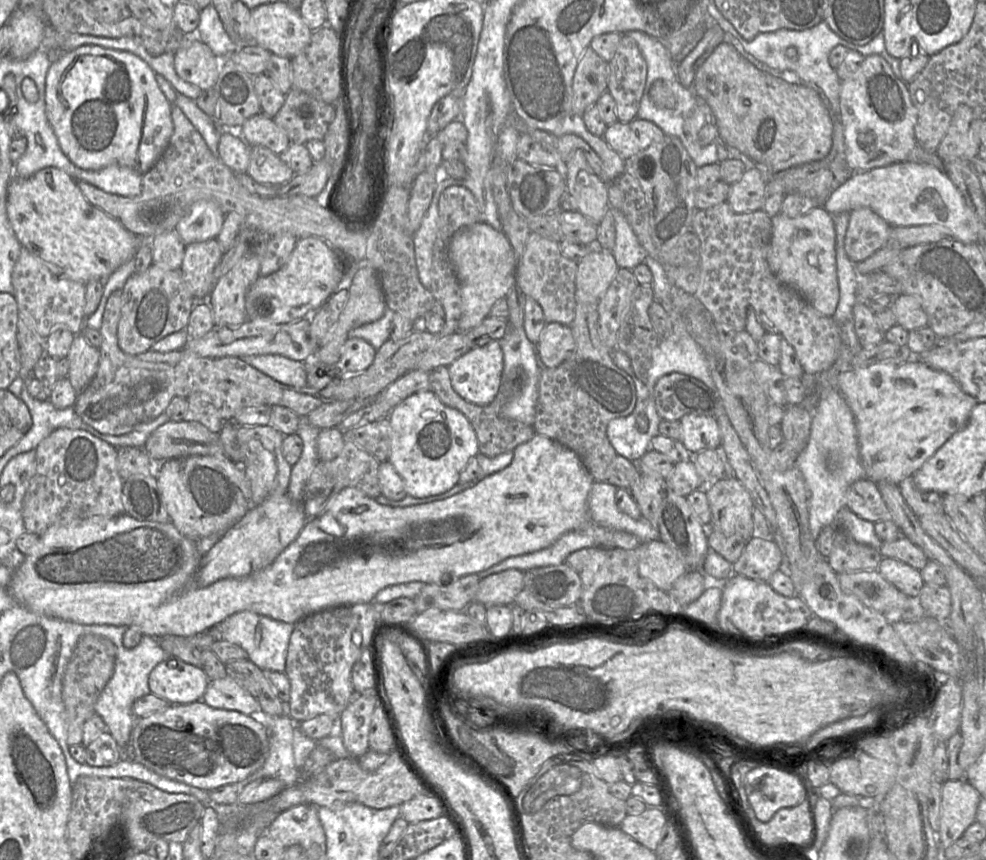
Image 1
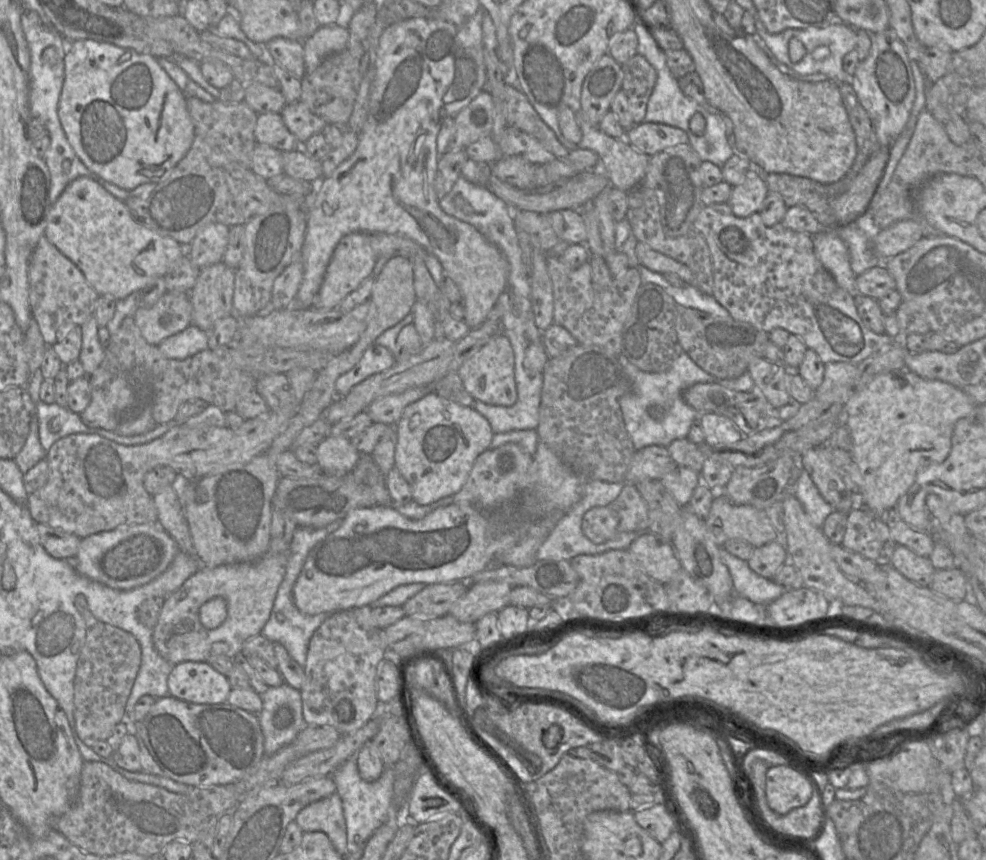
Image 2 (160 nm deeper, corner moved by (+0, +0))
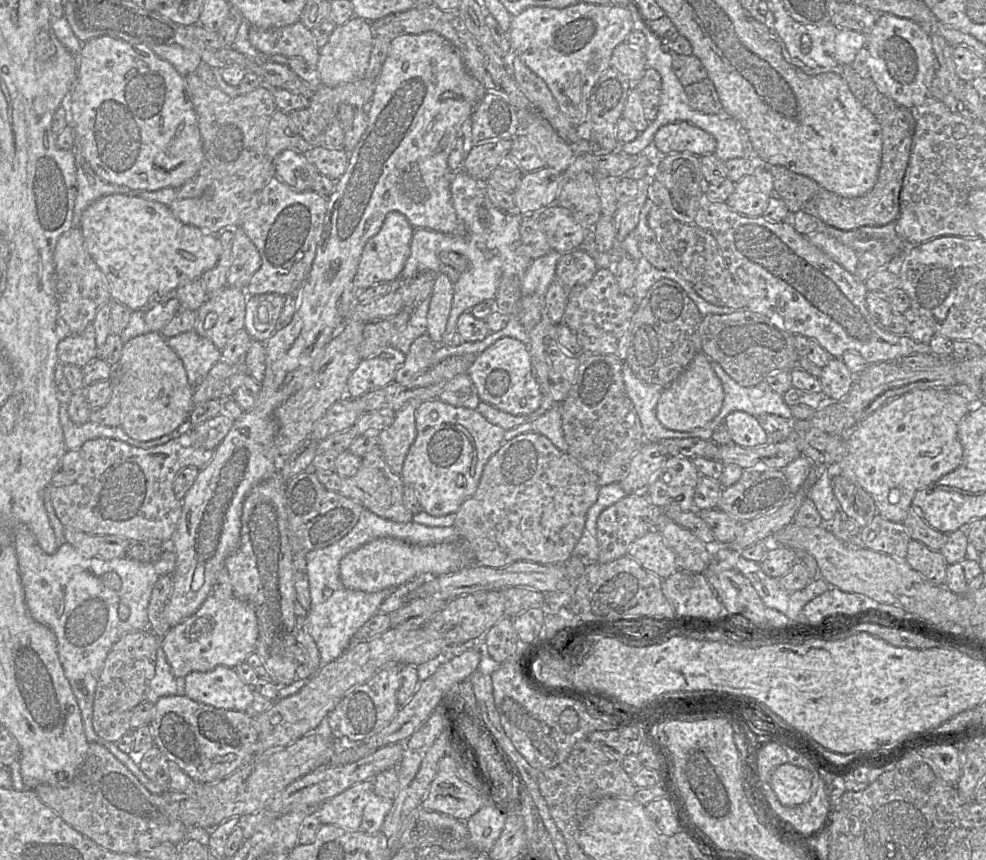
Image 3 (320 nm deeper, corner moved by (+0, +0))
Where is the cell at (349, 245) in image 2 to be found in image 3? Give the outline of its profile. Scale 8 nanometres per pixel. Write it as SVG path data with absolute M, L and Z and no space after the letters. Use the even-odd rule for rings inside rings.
M400 212L387 214L380 231L364 246L354 278L354 286L359 290L379 282L398 280L411 253L411 241L415 228Z

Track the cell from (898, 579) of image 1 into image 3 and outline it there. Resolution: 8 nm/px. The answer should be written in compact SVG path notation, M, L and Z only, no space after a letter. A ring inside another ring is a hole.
M911 539L905 560L932 584L944 585L948 564L940 551L932 550L925 544Z

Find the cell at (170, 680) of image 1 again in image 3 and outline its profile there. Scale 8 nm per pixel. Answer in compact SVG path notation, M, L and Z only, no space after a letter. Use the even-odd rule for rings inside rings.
M217 666L208 672L191 672L184 678L184 695L220 709L249 712L254 691L233 668Z

